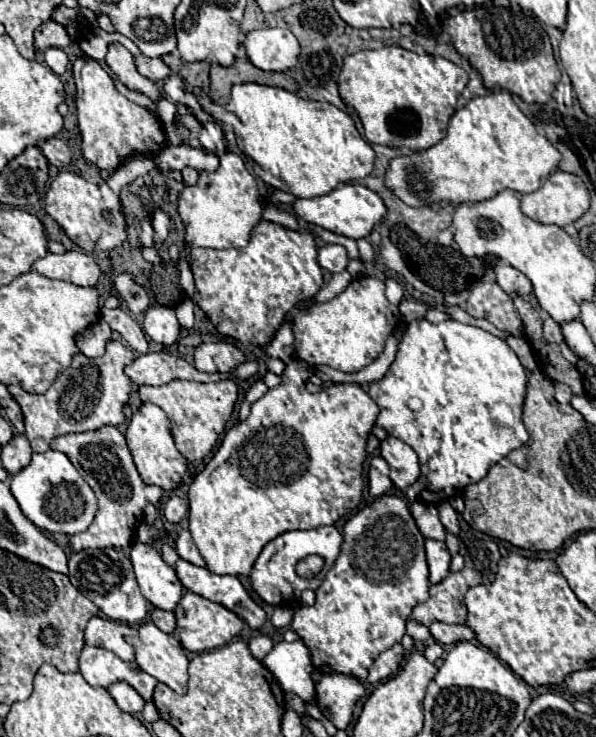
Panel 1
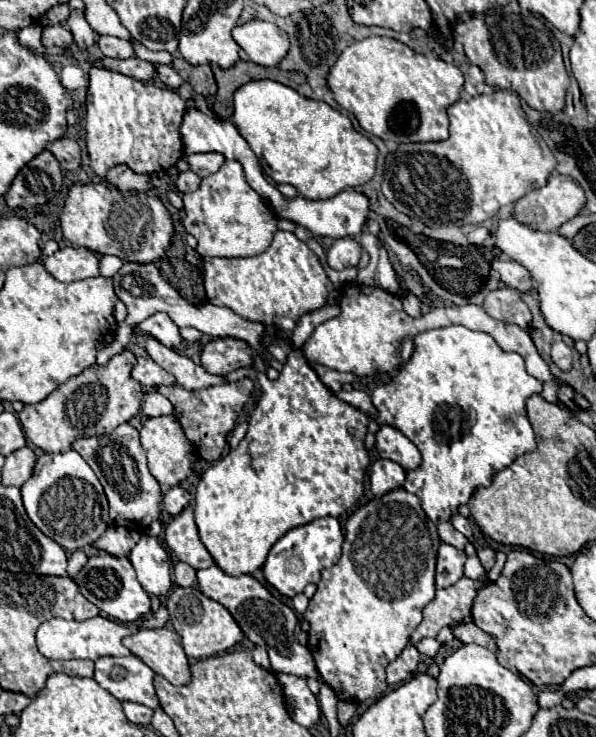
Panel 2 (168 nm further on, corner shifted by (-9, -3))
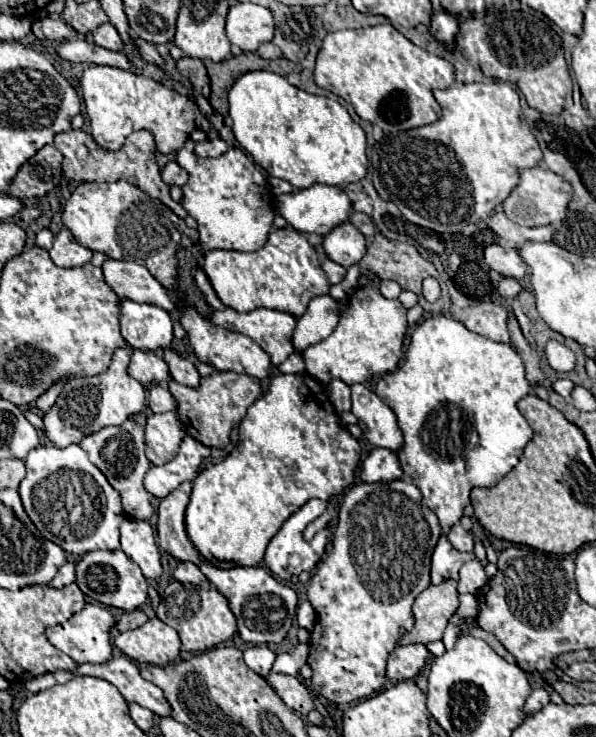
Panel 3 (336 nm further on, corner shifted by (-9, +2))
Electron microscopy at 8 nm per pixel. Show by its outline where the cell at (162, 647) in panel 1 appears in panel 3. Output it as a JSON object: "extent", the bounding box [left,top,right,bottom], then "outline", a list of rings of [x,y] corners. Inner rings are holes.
{"extent":[113,618,179,664],"outline":[[[149,618],[135,630],[121,632],[113,644],[131,660],[143,664],[167,664],[179,656],[179,634],[159,618]]]}

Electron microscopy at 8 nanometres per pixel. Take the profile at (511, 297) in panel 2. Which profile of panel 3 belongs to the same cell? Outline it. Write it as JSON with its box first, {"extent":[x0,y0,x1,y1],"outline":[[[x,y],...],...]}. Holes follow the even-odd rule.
{"extent":[497,278,521,298],"outline":[[[503,278],[499,282],[499,288],[497,290],[499,290],[499,294],[503,298],[515,298],[521,292],[521,286],[519,286],[519,282],[515,278]]]}

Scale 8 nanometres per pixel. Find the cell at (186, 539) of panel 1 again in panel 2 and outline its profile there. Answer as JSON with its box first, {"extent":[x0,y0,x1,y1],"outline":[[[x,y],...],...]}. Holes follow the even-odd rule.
{"extent":[165,507,215,569],"outline":[[[191,507],[183,509],[179,517],[173,517],[173,521],[165,529],[165,541],[177,555],[177,559],[189,563],[193,569],[205,569],[215,563],[207,547],[199,539]]]}

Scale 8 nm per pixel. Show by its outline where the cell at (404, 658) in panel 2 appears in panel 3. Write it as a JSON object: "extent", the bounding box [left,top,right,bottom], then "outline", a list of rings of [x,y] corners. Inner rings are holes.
{"extent":[387,644,429,682],"outline":[[[423,644],[395,646],[395,650],[387,658],[387,678],[393,682],[411,680],[419,676],[427,662],[429,650]]]}

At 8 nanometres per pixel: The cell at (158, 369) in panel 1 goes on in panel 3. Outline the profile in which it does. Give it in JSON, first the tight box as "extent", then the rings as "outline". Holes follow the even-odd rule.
{"extent":[129,350,169,386],"outline":[[[133,350],[131,364],[129,364],[129,374],[141,382],[143,386],[149,384],[159,384],[169,380],[169,368],[163,358],[159,358],[151,350]]]}

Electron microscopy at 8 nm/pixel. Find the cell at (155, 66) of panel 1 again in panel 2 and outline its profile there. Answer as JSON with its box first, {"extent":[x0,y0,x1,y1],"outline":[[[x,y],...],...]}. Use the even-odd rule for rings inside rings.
{"extent":[101,57,157,81],"outline":[[[137,57],[133,59],[123,59],[123,61],[115,61],[115,59],[103,59],[101,61],[103,67],[107,69],[113,69],[113,71],[119,71],[123,75],[129,75],[133,79],[139,79],[139,81],[153,81],[155,75],[157,75],[157,69],[153,63],[149,61],[141,61]]]}

